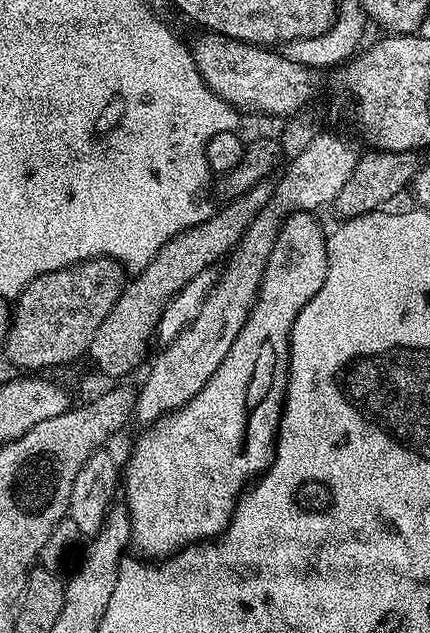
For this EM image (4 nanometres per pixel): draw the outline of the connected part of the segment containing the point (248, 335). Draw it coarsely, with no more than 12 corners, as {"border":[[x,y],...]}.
{"border":[[293,212],[210,382],[123,465],[131,543],[219,536],[276,454],[330,246]]}

